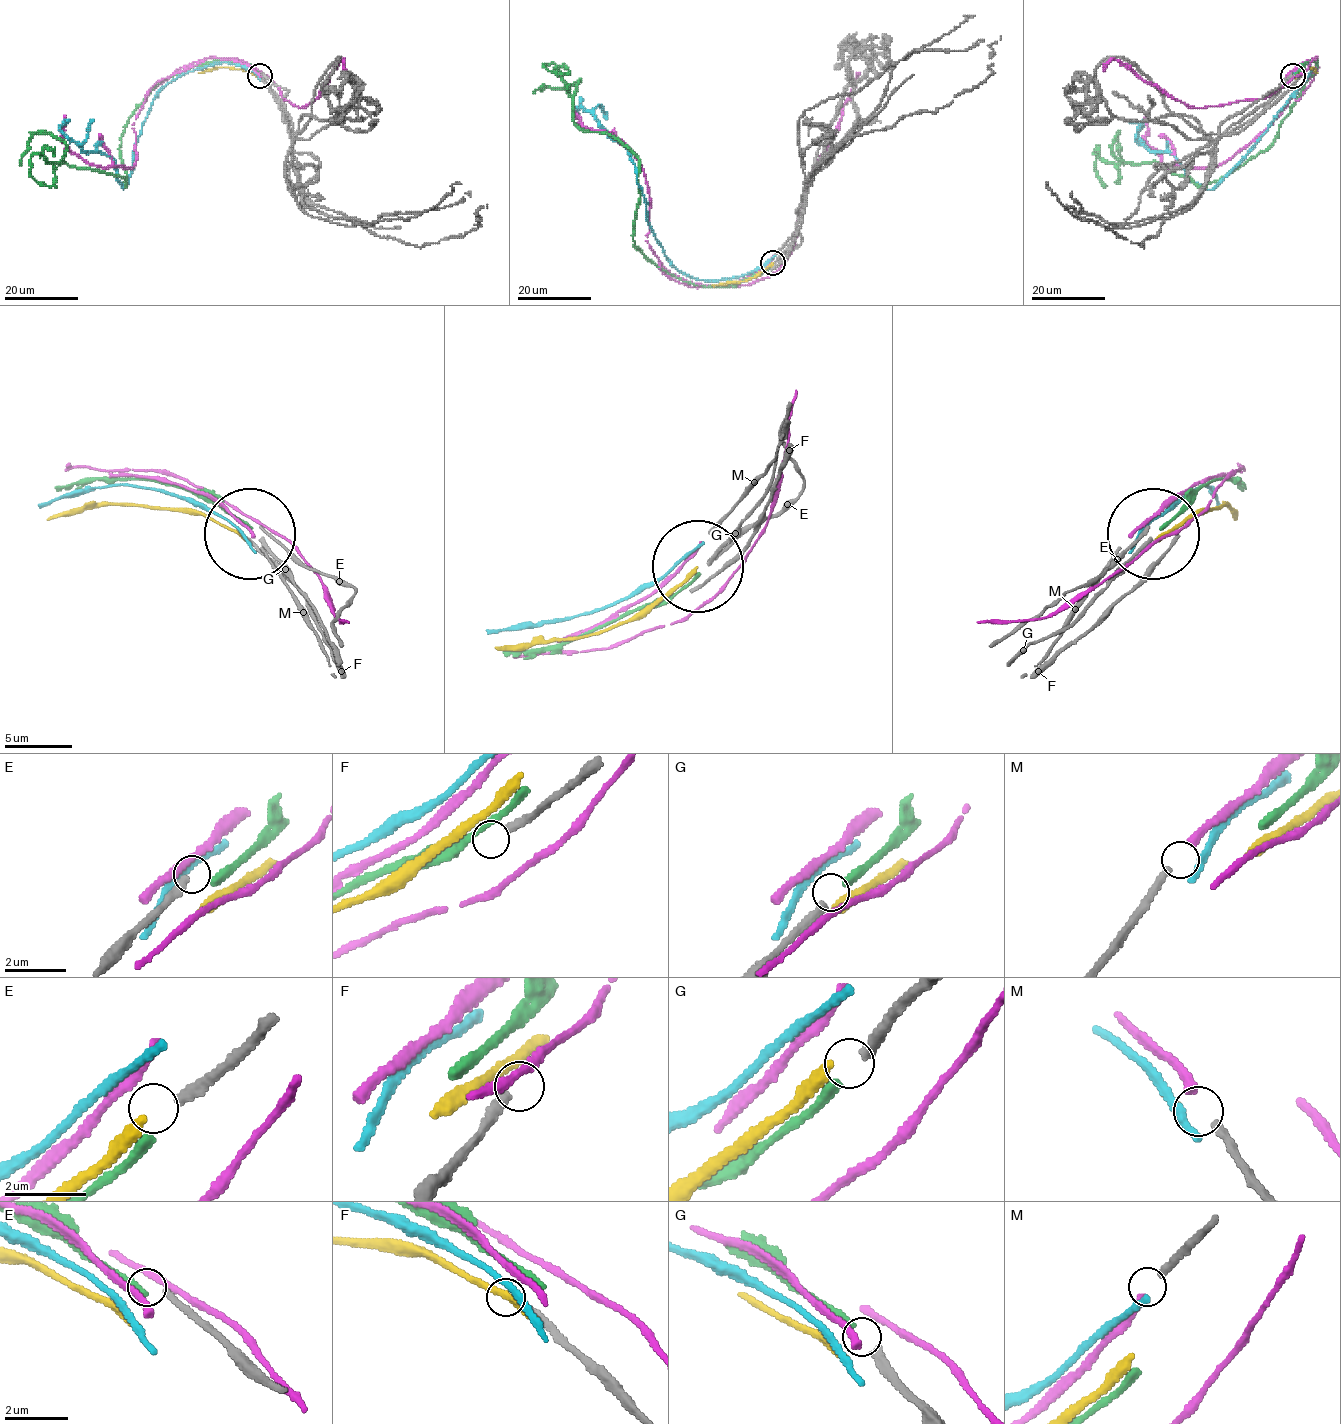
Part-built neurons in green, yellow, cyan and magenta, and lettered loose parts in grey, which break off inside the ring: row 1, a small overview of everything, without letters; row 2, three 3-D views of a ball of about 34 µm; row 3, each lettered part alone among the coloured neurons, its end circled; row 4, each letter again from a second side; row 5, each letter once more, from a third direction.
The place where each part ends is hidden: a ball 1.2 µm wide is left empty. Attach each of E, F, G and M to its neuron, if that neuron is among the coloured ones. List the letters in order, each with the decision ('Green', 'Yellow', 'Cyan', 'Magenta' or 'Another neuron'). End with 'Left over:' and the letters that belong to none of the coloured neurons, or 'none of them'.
E: Another neuron
F: Another neuron
G: Green
M: Magenta
Left over: E, F

